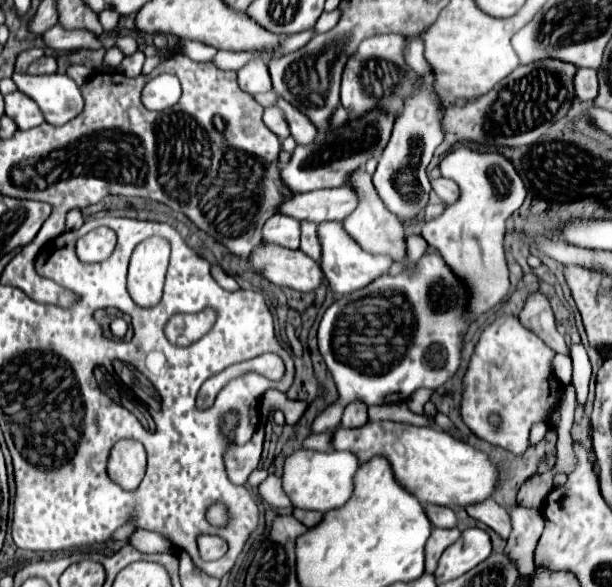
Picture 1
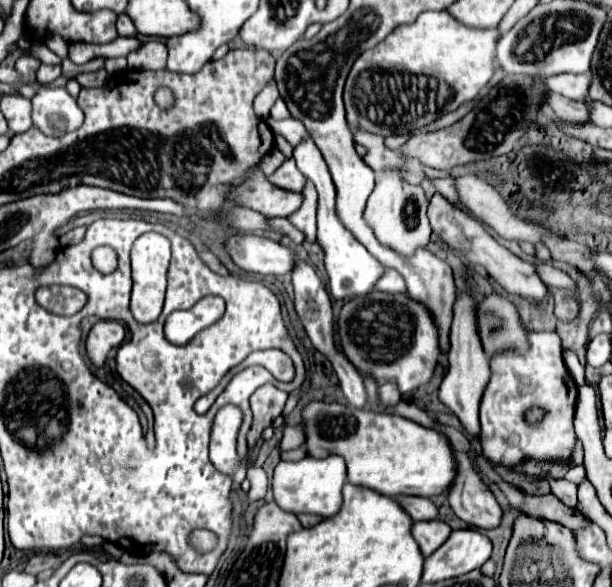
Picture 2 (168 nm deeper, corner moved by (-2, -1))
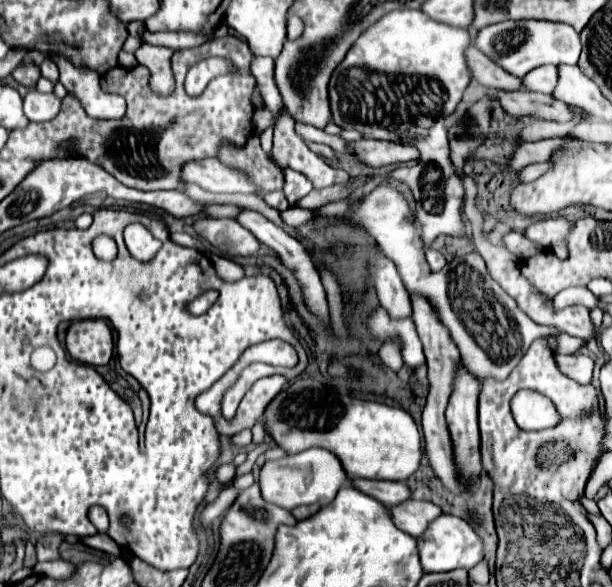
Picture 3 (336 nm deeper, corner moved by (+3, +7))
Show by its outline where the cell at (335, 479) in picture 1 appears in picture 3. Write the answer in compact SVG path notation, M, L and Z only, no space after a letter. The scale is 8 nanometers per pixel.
M312 447L296 455L286 455L278 461L266 461L264 467L260 469L258 483L262 489L264 501L276 503L292 511L294 507L300 507L300 505L312 505L312 503L318 503L322 507L328 505L336 497L338 489L346 483L346 473L334 453L322 447Z

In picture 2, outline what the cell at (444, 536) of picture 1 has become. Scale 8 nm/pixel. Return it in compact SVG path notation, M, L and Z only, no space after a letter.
M433 519L433 521L417 521L411 529L413 533L413 539L417 541L421 553L425 557L429 557L437 547L441 547L445 543L445 539L451 535L451 527L439 519Z

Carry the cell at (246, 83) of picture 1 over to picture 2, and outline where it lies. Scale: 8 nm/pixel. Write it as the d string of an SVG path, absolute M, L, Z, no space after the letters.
M265 85L265 89L255 97L255 103L253 103L257 117L261 117L263 121L267 121L269 119L269 109L271 109L271 105L277 99L279 99L279 93L277 93L275 85Z

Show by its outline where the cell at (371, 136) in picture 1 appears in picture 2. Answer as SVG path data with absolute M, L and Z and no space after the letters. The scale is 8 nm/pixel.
M293 157L285 159L281 163L281 167L273 175L269 175L269 181L273 185L277 185L279 189L289 189L289 191L295 191L295 193L299 193L303 189L303 185L305 185L305 177L297 169Z

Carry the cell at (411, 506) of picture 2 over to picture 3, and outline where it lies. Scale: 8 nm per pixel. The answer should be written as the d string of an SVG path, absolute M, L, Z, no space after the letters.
M356 479L352 481L352 485L356 489L360 489L362 493L368 493L370 497L378 499L380 503L384 503L386 507L394 507L400 505L404 501L408 501L410 489L406 483L390 483L390 481L364 481L364 479Z

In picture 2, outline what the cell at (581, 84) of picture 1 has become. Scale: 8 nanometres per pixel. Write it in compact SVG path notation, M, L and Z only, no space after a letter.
M561 73L561 75L553 75L553 77L545 79L545 87L563 97L583 101L587 95L587 89L589 89L589 81L591 81L591 75L587 75L587 73L585 75Z

